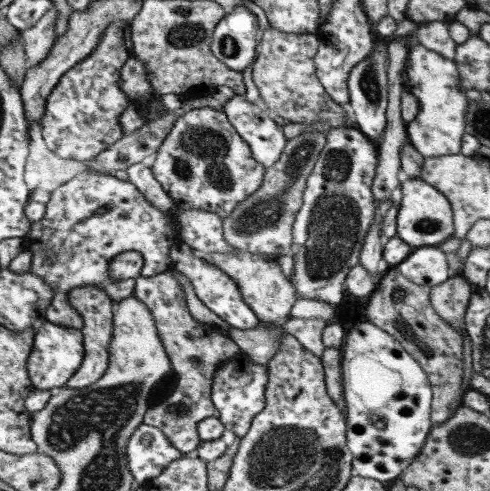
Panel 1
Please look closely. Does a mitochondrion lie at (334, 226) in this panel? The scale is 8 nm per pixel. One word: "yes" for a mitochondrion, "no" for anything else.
yes

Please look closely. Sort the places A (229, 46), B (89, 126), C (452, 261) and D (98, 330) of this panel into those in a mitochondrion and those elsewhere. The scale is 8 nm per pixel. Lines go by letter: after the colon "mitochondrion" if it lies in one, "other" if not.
A: mitochondrion
B: other
C: other
D: other

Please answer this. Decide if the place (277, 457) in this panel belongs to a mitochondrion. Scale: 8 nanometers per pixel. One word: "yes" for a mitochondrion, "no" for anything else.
yes

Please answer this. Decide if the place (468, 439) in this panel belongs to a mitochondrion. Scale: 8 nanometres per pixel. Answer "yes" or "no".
yes

